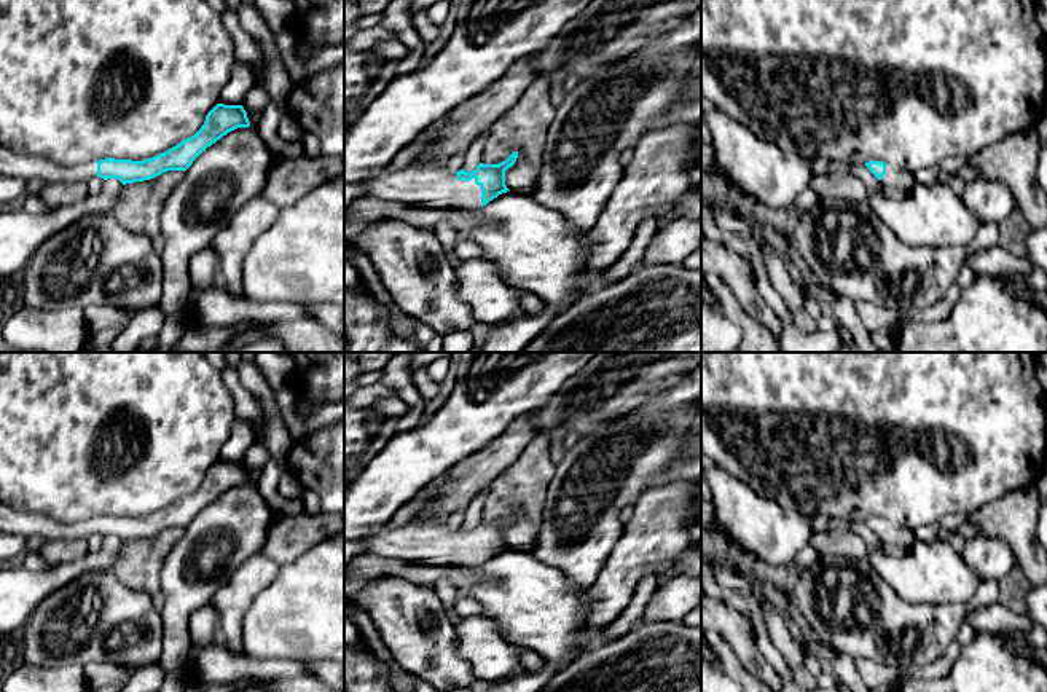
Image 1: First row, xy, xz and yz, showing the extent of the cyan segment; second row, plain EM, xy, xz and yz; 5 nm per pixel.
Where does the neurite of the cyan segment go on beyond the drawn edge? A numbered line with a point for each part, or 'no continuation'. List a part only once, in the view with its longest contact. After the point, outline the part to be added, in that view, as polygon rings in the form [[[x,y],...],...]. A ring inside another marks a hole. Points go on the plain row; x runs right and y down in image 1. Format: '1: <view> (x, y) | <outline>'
1: xz (421, 542) | [[[411,520],[402,526],[381,526],[367,541],[367,553],[384,558],[403,560],[413,564],[429,566],[478,566],[481,564],[481,545],[459,537],[446,523]]]

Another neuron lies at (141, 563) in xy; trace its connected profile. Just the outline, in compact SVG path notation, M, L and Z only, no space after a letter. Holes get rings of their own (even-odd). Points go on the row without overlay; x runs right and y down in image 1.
M167 528L150 537L123 542L115 572L132 590L156 595L161 592L163 563L183 533L183 528Z

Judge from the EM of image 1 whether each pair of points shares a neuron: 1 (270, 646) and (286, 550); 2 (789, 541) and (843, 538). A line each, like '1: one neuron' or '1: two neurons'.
1: two neurons
2: two neurons

